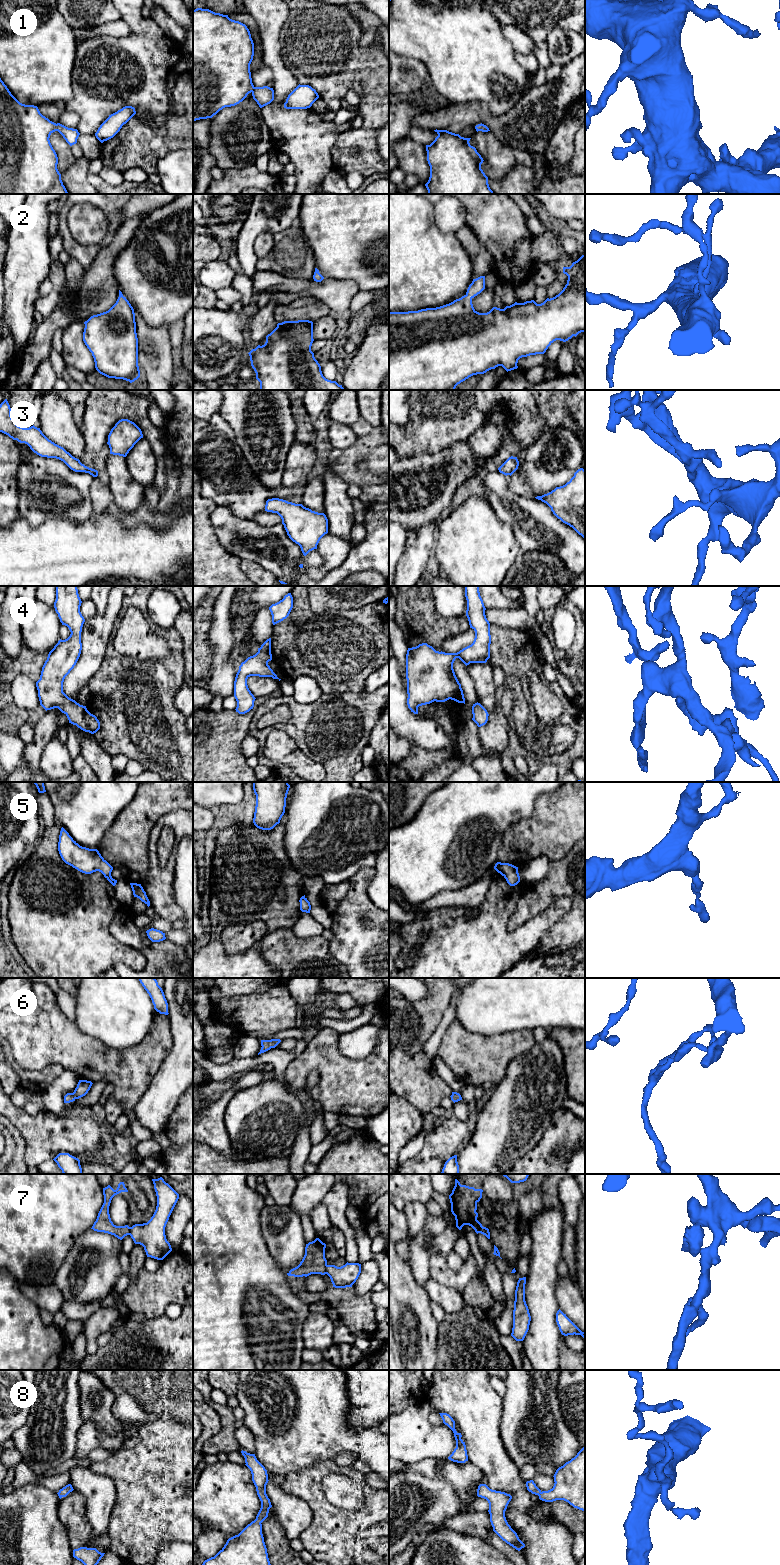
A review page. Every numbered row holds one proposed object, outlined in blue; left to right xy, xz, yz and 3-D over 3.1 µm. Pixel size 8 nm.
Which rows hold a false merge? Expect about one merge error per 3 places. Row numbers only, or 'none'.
7

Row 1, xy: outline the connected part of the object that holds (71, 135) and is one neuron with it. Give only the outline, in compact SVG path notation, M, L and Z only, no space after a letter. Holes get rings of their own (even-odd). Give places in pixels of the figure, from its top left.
M0 78L0 194L69 194L57 169L58 157L50 143L50 135L58 131L72 146L80 135L77 129L54 123L43 116L38 107L20 103Z

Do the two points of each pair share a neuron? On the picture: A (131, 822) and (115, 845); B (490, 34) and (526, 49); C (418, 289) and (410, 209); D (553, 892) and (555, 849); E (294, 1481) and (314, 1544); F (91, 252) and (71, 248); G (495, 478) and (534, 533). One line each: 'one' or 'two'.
A: one
B: two
C: one
D: two
E: one
F: one
G: one

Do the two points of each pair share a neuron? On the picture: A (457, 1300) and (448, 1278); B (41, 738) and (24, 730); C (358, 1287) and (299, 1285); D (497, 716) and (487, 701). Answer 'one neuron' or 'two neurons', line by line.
A: two neurons
B: two neurons
C: two neurons
D: two neurons

